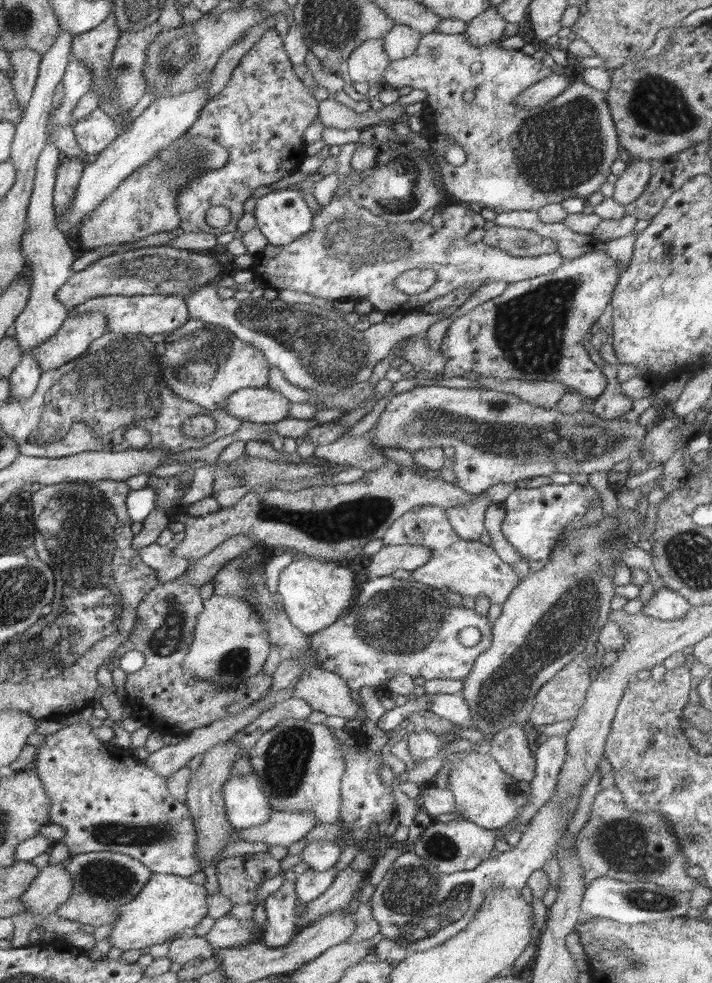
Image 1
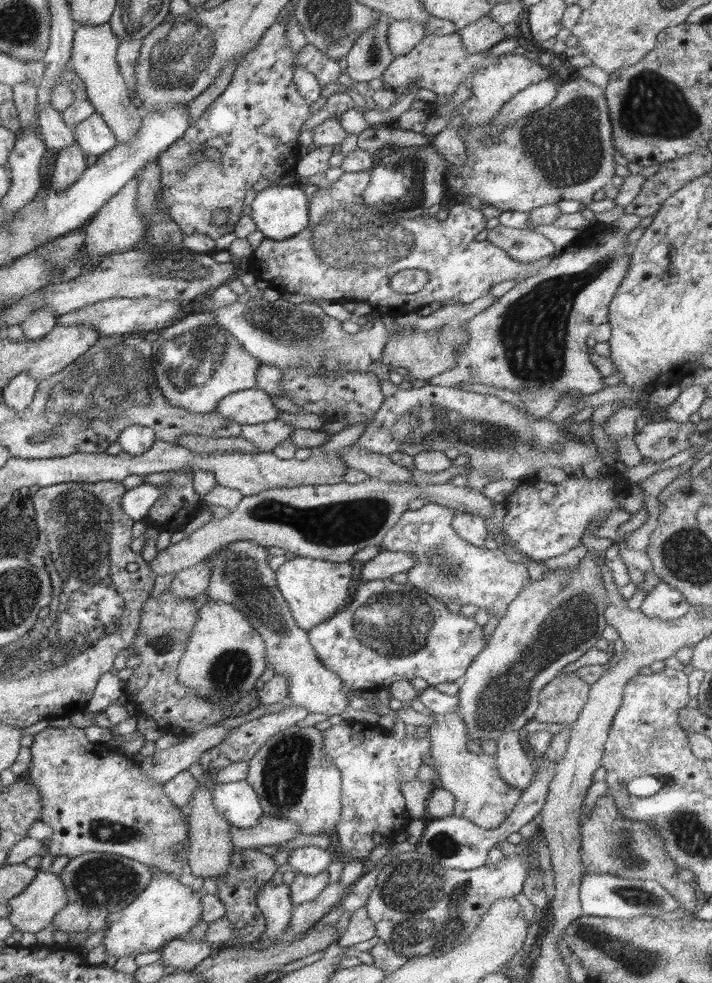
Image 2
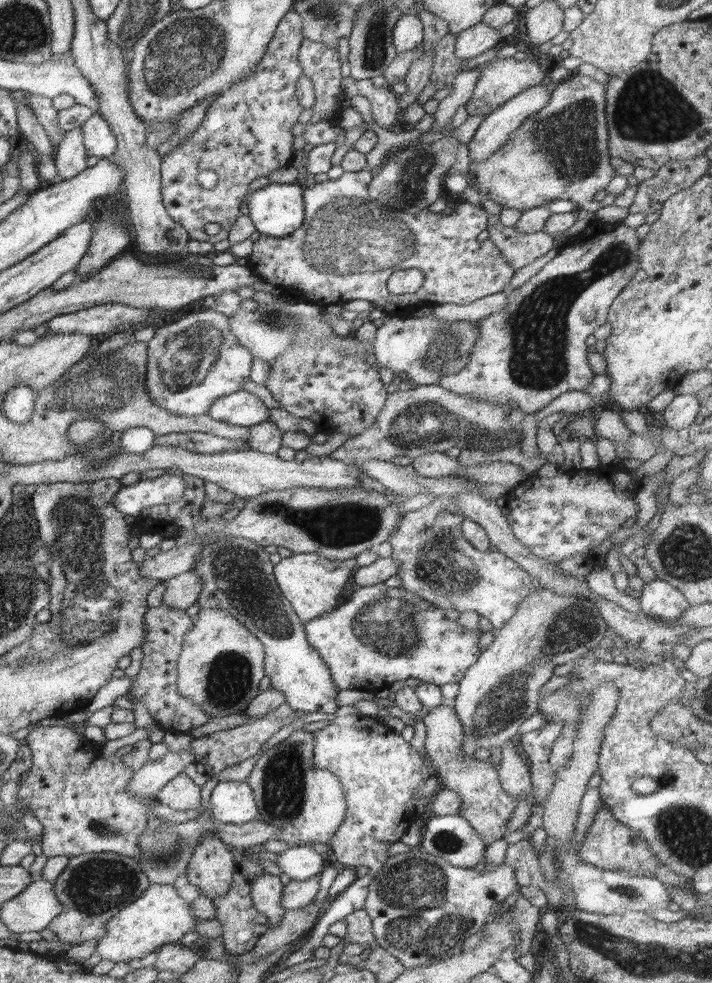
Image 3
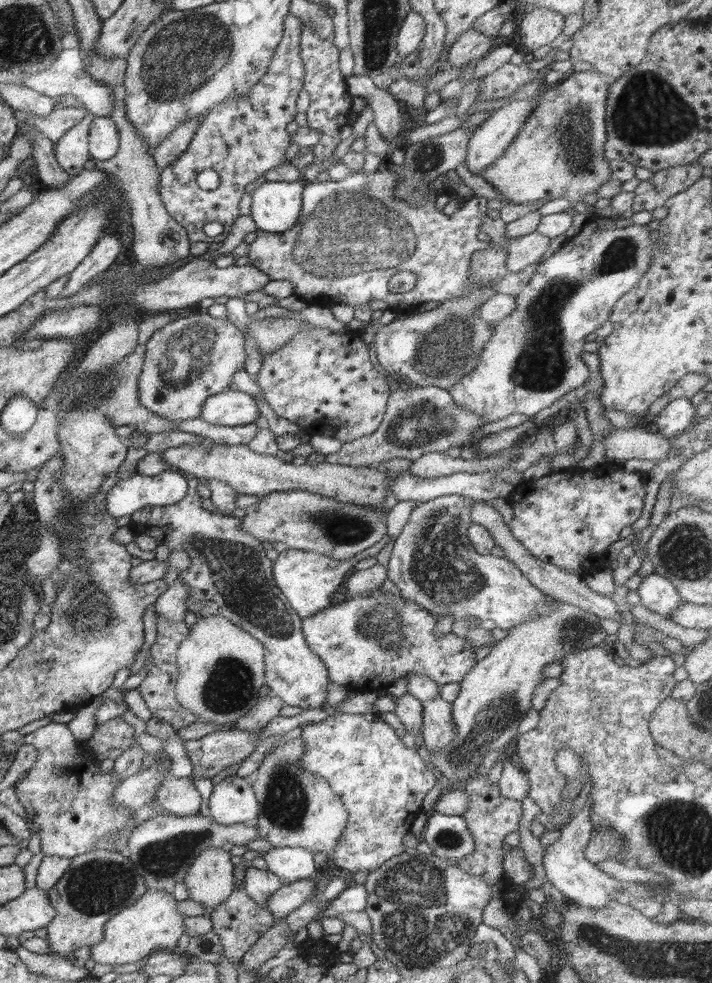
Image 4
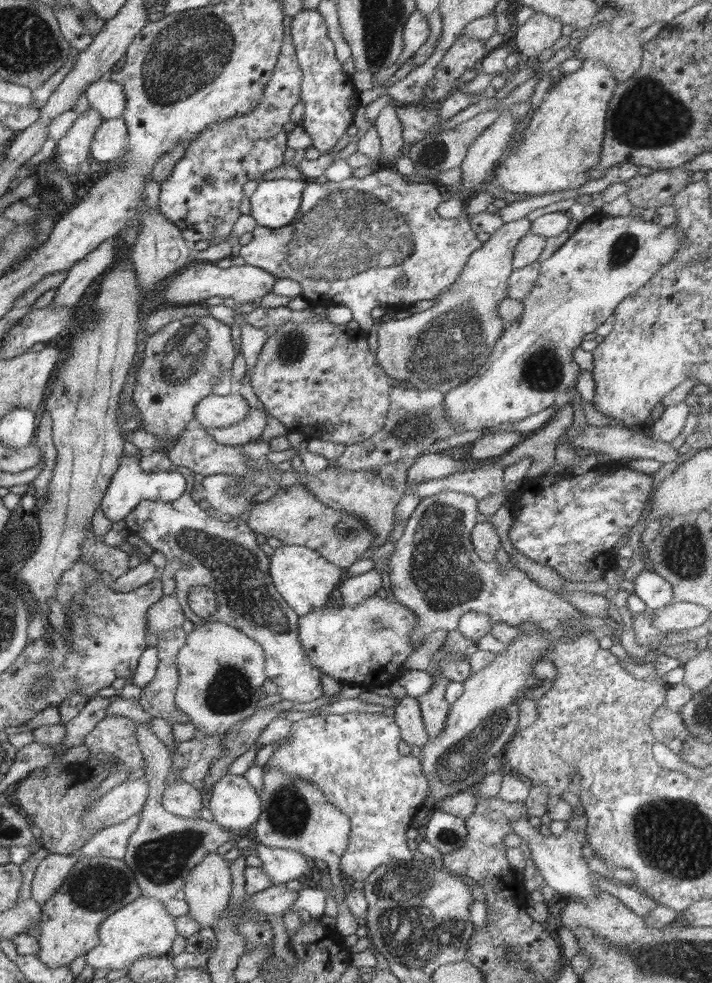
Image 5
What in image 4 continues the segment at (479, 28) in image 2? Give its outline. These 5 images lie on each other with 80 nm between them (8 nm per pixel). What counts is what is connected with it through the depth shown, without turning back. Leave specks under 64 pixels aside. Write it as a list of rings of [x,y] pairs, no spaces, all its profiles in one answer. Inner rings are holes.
[[[473,28],[463,32],[449,48],[447,65],[444,69],[450,70],[453,66],[462,67],[476,58],[484,57],[493,50],[492,39],[494,36],[482,34]]]

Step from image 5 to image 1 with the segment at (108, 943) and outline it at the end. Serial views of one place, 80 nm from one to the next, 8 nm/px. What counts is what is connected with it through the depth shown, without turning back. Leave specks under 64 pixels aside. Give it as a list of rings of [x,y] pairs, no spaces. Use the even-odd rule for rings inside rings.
[[[152,873],[140,894],[128,904],[116,909],[117,919],[111,934],[107,937],[110,946],[124,951],[140,950],[150,948],[154,944],[169,942],[177,936],[190,932],[193,926],[207,916],[207,896],[204,886],[190,881],[188,877]]]

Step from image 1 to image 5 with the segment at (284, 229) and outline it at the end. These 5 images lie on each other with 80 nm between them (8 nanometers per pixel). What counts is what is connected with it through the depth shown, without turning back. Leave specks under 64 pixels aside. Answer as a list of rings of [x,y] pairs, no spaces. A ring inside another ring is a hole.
[[[278,178],[258,182],[250,199],[252,218],[266,228],[280,229],[296,220],[306,180]]]

